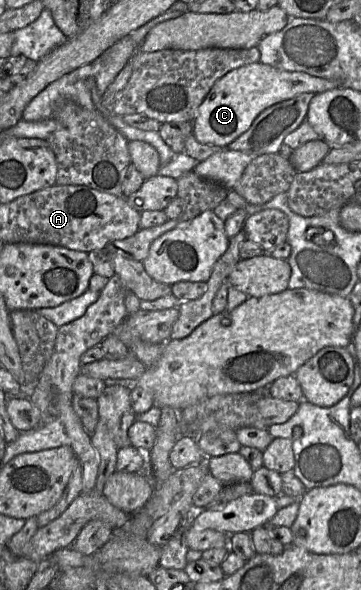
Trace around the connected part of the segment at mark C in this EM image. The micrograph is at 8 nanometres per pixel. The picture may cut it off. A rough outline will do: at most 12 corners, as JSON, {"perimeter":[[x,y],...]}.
{"perimeter":[[256,62],[218,79],[193,135],[227,147],[268,107],[340,83]]}

